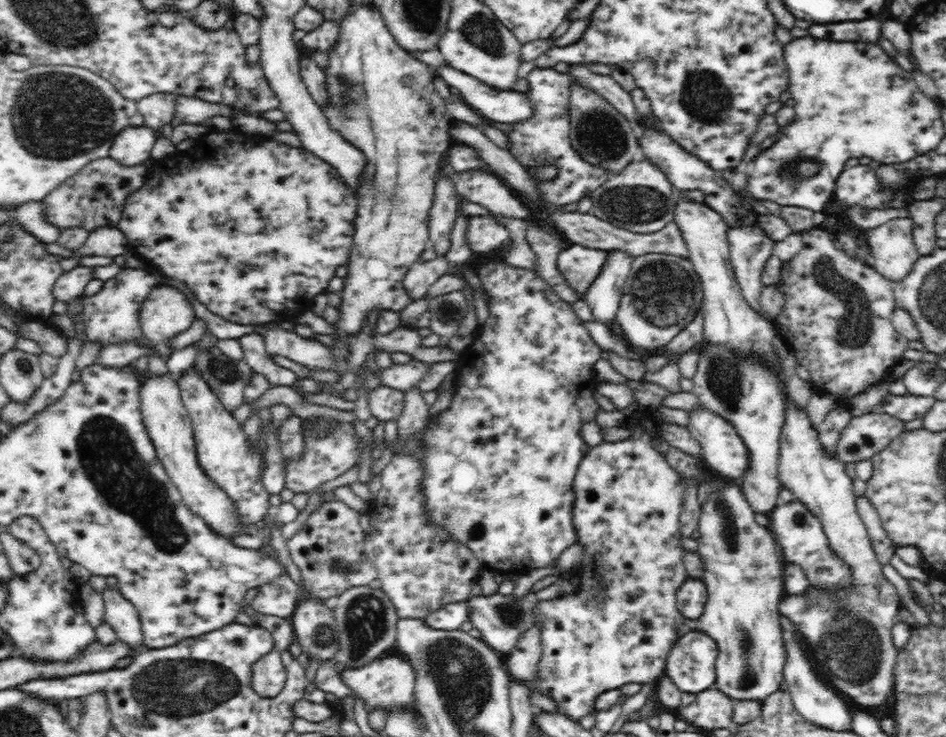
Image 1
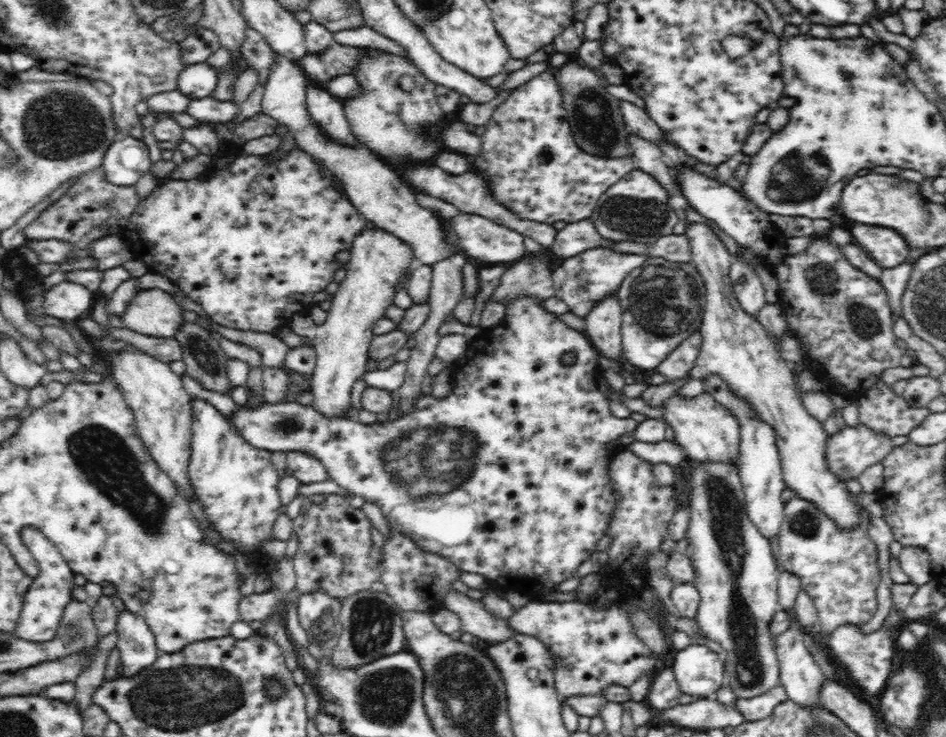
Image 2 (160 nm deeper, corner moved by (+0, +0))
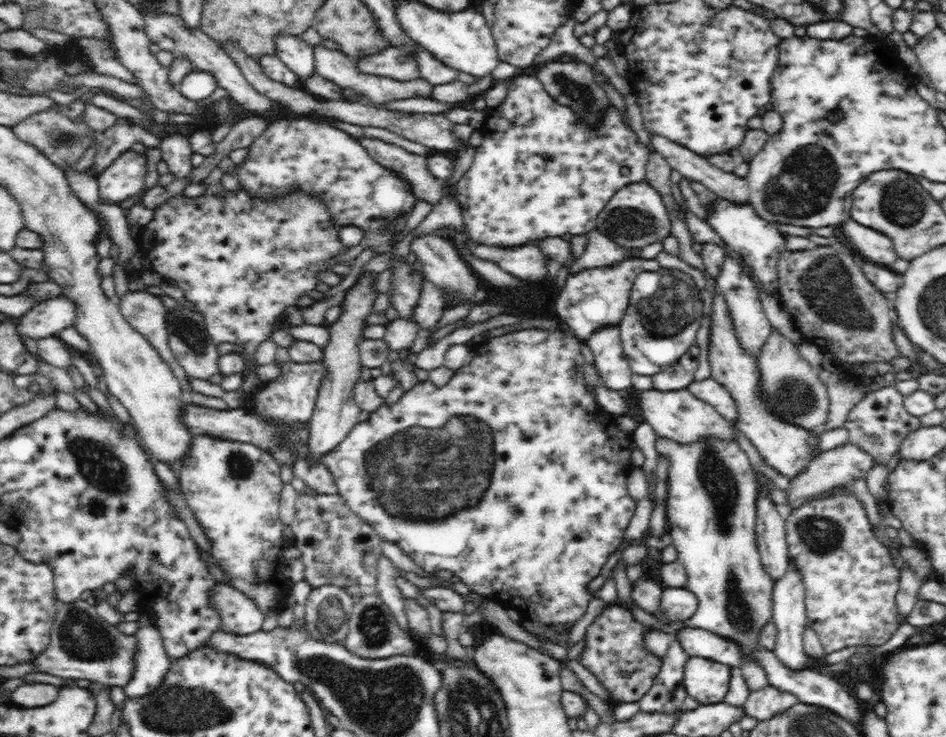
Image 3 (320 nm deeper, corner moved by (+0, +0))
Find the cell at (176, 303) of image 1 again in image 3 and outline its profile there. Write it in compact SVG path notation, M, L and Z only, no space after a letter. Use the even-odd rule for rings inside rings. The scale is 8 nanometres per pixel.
M143 290L129 291L119 299L121 314L167 362L172 374L180 381L183 393L193 391L190 386L189 375L180 367L168 342L168 310L164 308L159 296L149 294Z

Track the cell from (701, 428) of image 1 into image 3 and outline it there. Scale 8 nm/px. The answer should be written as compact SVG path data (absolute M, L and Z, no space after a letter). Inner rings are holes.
M687 388L662 392L656 389L636 390L638 408L643 420L652 426L660 438L669 438L678 443L693 443L705 438L735 441L736 425L728 422L711 404L696 398Z

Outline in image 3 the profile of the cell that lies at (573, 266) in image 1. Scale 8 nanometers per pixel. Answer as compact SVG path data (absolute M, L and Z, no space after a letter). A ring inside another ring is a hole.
M629 259L607 268L594 268L568 276L562 290L551 298L556 319L580 341L584 342L604 326L619 326L626 315L632 285L641 272L659 272L656 260Z

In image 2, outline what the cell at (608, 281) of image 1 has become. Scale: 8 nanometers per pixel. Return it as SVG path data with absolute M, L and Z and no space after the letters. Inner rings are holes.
M618 294L600 302L585 318L585 334L601 356L622 368L622 308Z

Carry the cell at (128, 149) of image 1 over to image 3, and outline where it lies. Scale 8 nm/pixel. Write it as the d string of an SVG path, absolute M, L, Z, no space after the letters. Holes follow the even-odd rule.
M128 150L97 176L99 200L117 204L138 193L144 186L148 164L144 155Z

